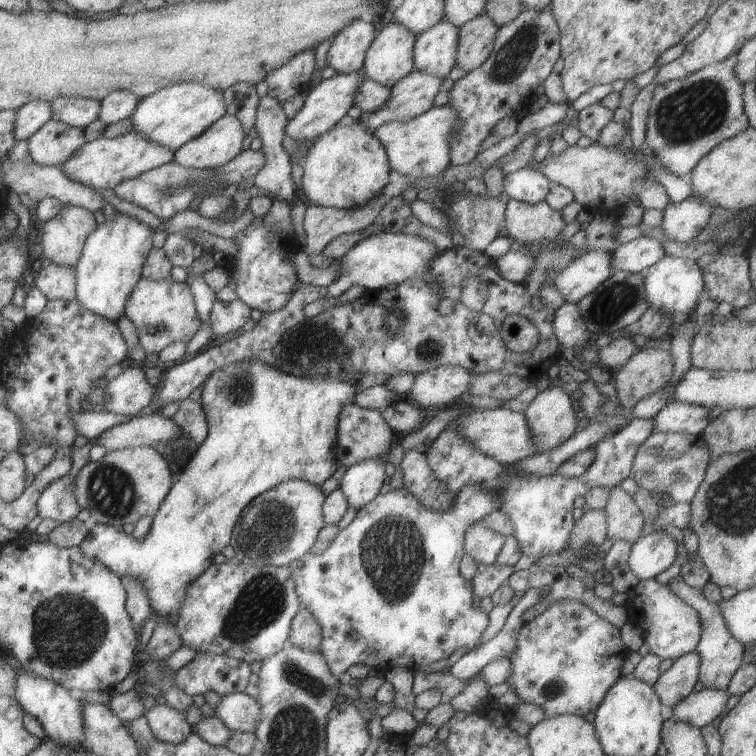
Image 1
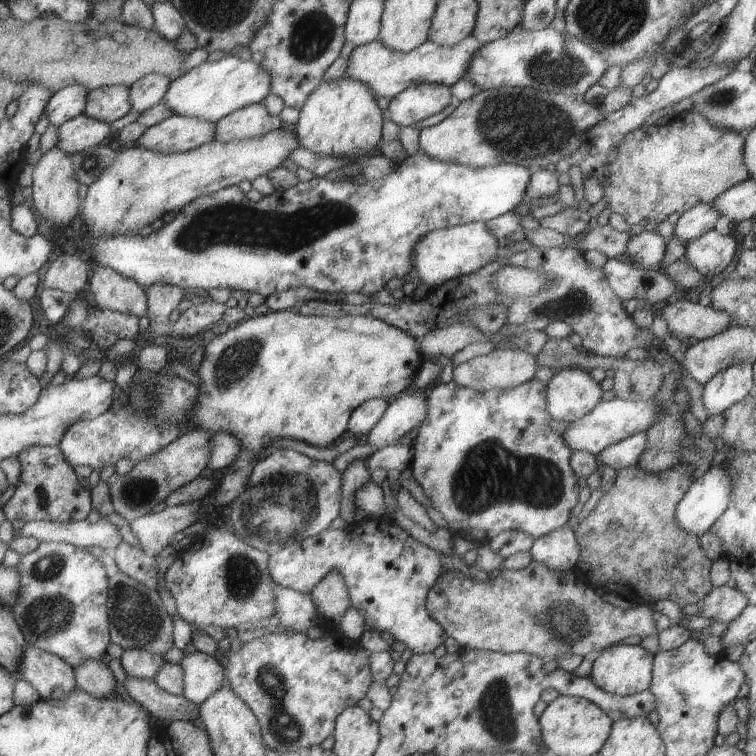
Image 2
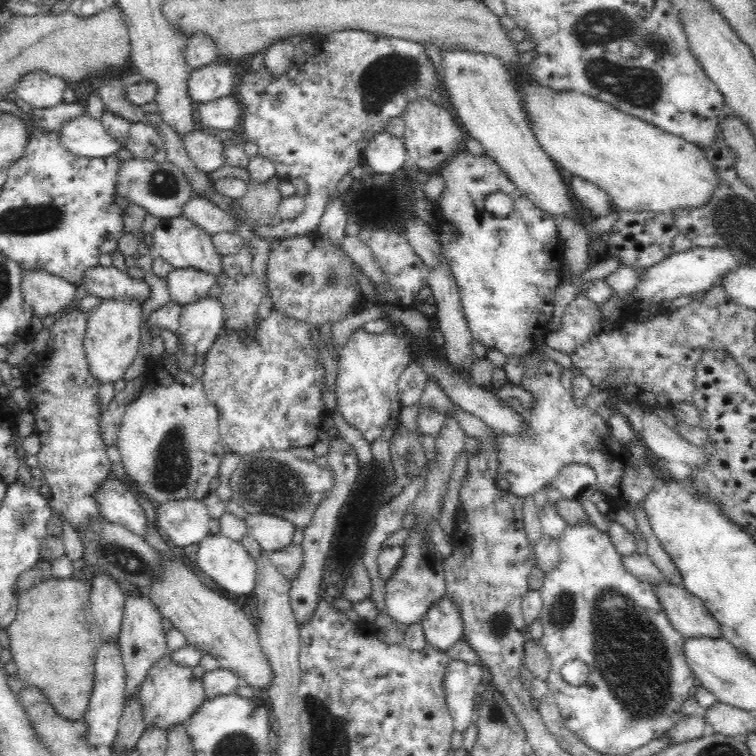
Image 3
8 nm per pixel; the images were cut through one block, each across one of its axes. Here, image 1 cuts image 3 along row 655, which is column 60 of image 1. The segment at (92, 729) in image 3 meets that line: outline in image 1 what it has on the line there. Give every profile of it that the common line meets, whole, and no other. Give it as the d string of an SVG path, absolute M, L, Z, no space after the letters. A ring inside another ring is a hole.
M68 97L54 98L50 104L52 119L83 129L90 122L98 119L100 106L100 101L96 99L84 100L84 98Z

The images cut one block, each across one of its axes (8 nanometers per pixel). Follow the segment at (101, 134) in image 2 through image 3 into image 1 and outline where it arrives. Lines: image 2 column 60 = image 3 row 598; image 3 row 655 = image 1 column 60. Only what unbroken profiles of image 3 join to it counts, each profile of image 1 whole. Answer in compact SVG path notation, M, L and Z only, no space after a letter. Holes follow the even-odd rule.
M52 118L28 138L30 156L40 166L60 167L86 142L83 128Z

